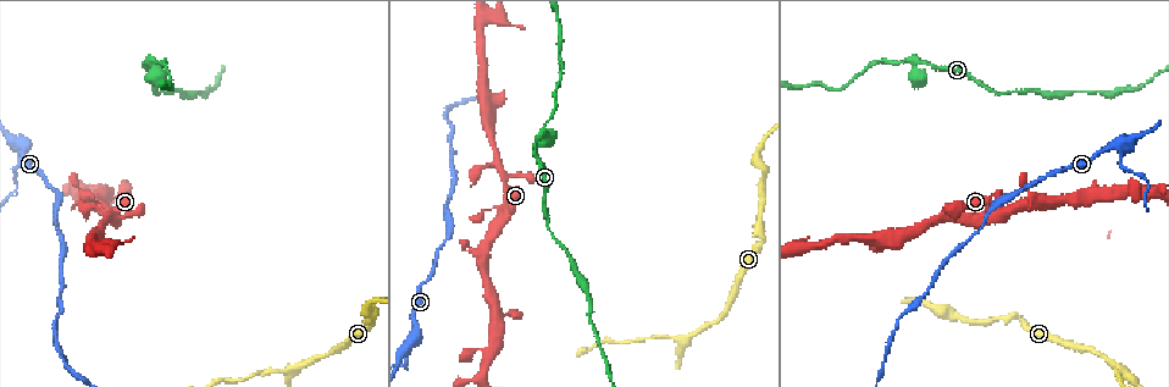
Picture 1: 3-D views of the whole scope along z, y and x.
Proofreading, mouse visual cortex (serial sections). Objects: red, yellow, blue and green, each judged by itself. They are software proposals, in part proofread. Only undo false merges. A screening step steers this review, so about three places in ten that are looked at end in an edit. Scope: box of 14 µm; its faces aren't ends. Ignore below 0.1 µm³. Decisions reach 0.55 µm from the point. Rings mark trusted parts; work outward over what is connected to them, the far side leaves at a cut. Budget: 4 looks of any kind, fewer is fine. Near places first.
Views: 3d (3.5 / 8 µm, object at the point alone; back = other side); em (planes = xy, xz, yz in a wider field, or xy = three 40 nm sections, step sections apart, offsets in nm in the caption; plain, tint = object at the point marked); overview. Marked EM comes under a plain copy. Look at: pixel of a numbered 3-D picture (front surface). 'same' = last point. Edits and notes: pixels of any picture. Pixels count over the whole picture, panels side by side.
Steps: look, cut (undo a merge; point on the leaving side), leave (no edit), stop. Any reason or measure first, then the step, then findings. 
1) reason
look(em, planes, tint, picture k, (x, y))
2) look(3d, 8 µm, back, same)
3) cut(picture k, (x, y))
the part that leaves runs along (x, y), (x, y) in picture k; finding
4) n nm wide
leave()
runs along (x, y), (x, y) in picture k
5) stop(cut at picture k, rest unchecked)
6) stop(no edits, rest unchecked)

side arm on a straight run
look(3d, 3.5 µm, picture 1, (95, 187))

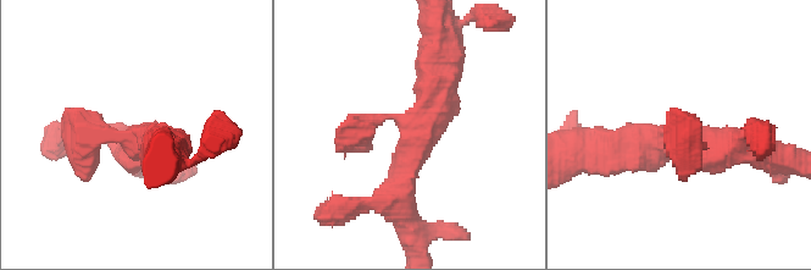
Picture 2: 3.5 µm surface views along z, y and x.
3 arms; arms of 300, 350, 350 nm; now the EM
look(em, xy, step 3, tint, picture 2, (418, 129))

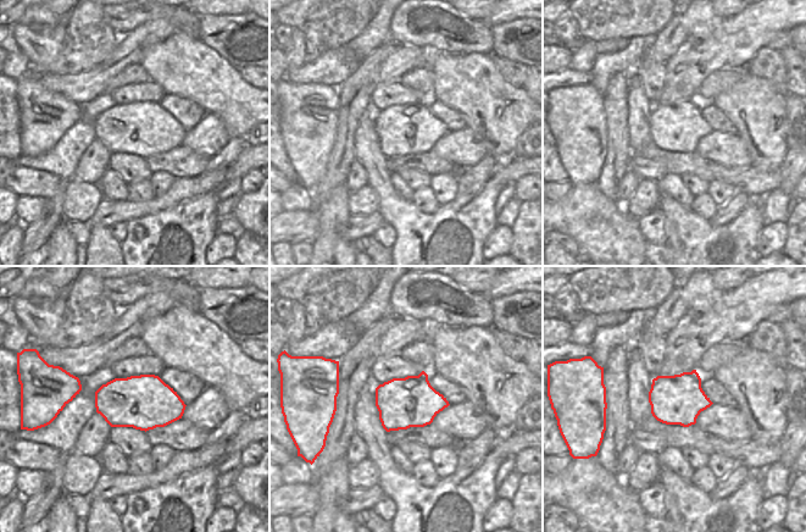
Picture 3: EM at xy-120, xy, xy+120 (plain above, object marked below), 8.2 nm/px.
leave()
runs along (435, 55), (428, 114), (387, 199) in picture 2; all the same cell

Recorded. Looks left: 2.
three-way junction
look(3d, 3.5 µm, back, picture 1, (1122, 149))

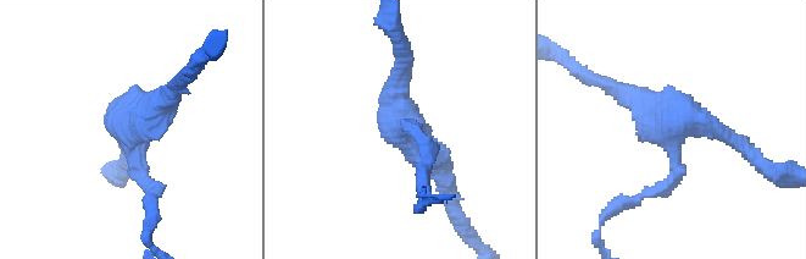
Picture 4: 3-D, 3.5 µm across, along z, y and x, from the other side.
3 arms; arms of 150, 200, 350 nm
look(em, xy, step 5, tint, picture 4, (401, 129))

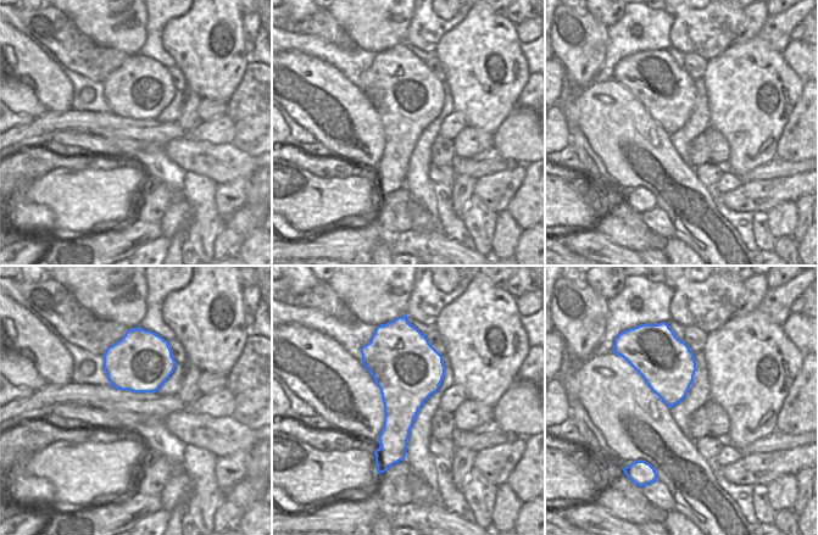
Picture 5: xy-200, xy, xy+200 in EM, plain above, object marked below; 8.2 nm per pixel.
500 nm wide
leave()
runs along (745, 149), (621, 93) in picture 4; one cell here

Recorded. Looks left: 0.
stop(no edits, rest unchecked)

